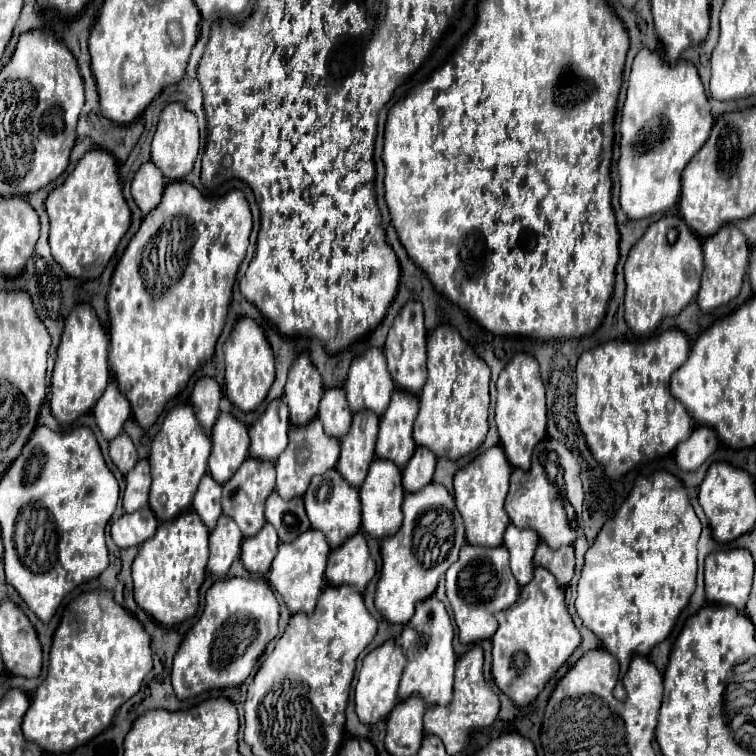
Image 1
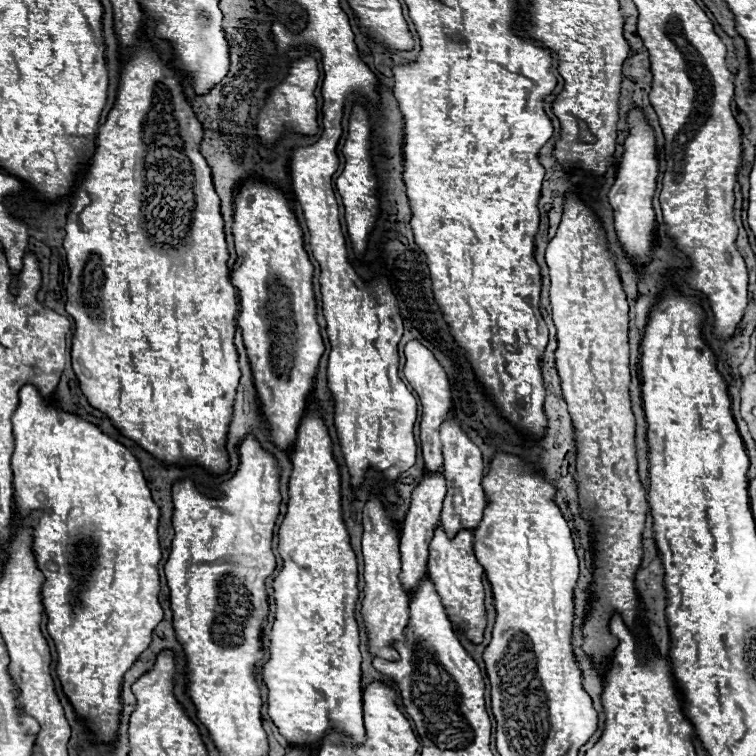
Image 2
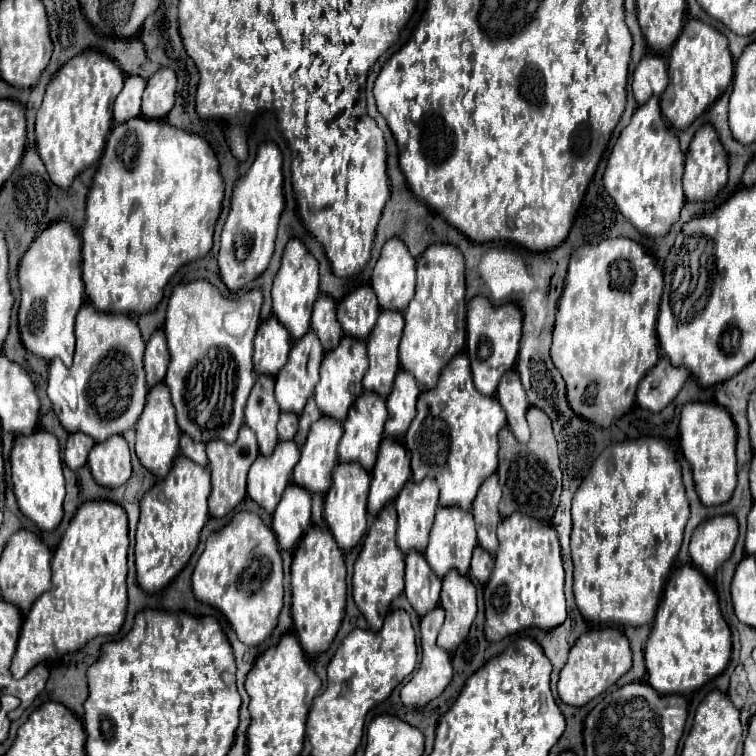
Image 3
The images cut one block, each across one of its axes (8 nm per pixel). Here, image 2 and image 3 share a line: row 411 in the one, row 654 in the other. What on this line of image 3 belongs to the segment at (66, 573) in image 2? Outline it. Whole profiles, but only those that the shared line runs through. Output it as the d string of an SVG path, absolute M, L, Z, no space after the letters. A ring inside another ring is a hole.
M86 500L76 510L52 558L52 586L26 614L12 676L22 678L40 662L82 648L100 634L118 634L126 616L126 556L128 514L110 500Z

